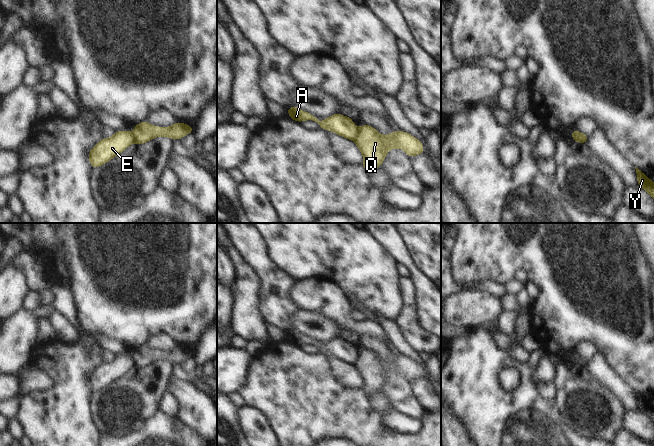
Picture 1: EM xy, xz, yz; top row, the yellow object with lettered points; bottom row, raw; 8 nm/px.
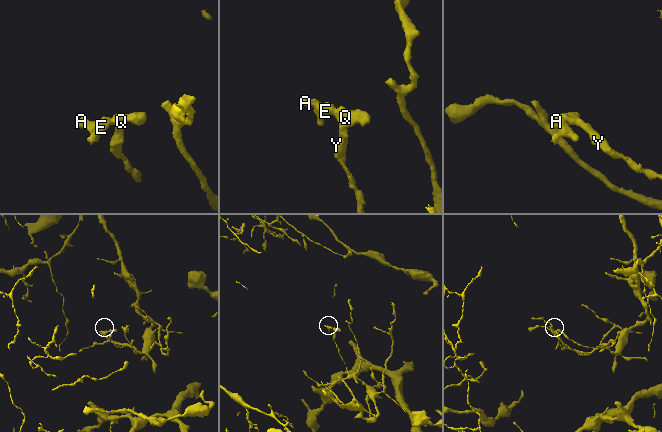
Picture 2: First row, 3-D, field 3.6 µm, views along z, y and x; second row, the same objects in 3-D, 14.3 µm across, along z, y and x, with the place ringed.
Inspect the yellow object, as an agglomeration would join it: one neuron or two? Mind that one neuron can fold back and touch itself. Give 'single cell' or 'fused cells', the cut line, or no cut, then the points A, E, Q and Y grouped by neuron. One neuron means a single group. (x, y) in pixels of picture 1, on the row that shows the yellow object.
fused cells; cut xz (357, 131), (357, 135), (353, 140); groups A E / Q Y

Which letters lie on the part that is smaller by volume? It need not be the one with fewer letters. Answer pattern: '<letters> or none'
A, E

